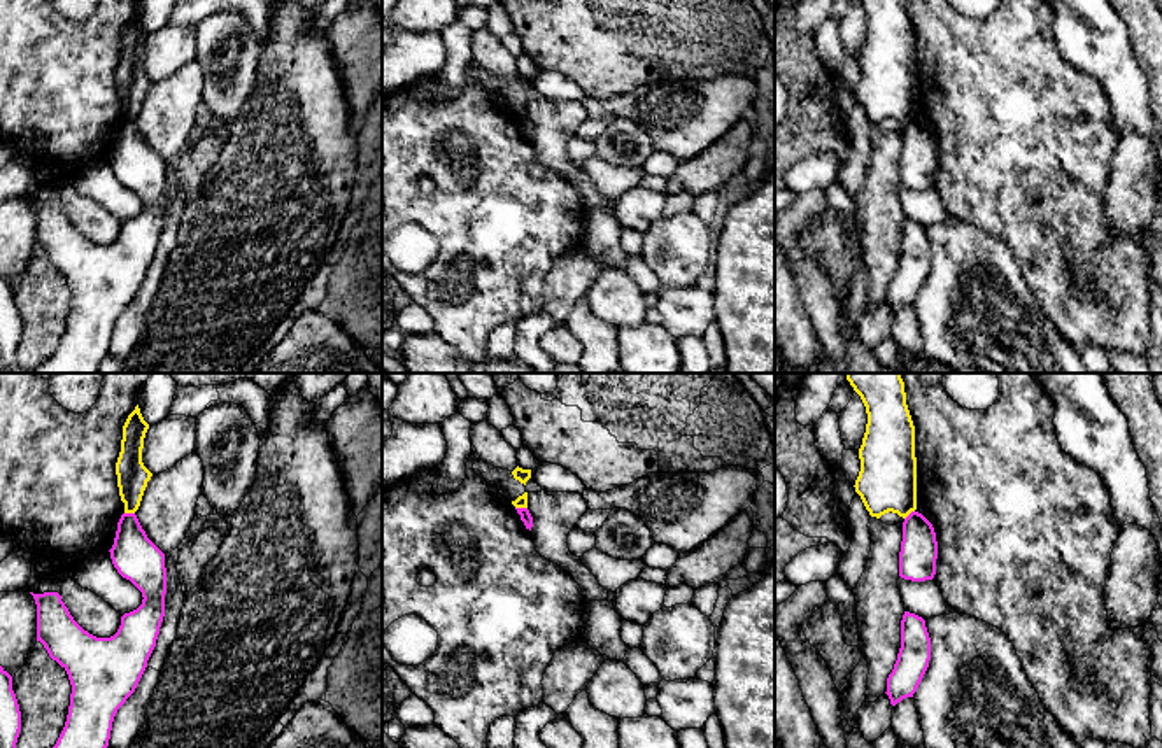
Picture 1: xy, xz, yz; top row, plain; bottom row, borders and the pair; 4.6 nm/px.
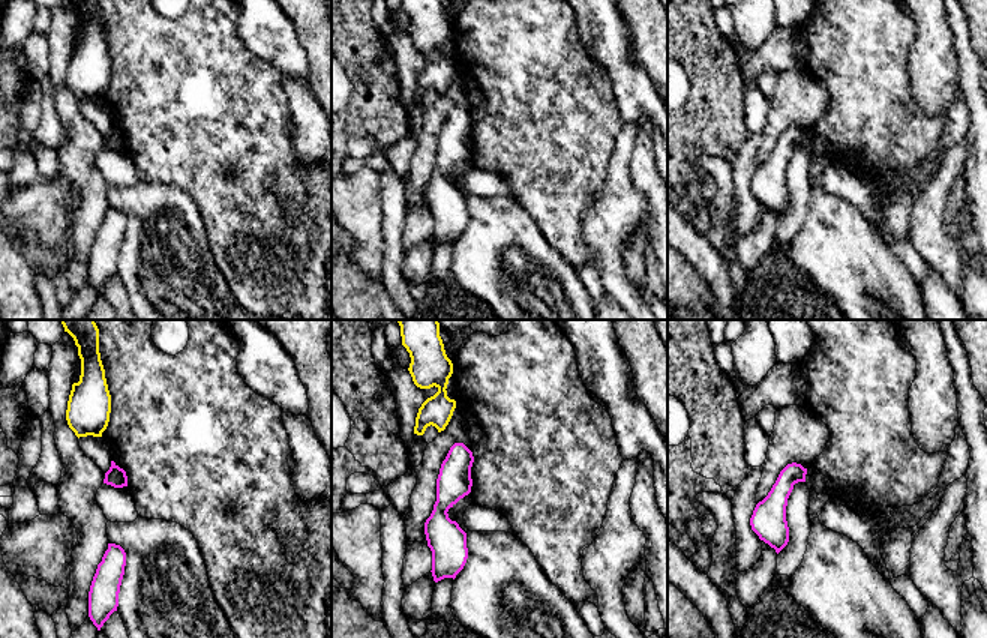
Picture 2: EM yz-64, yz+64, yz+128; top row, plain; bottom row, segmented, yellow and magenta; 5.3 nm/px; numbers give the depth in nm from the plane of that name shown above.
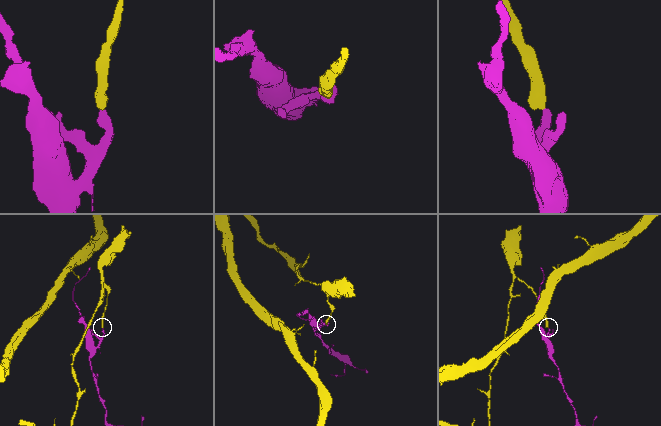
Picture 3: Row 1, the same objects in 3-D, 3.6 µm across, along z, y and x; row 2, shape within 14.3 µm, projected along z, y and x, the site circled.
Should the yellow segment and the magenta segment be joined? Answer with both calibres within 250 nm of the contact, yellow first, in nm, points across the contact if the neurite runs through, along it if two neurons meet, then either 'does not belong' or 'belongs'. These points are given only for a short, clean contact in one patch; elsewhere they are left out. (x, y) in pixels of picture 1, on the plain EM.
calibres 140 and 200 nm; border xy (125, 119), (134, 121); does not belong

